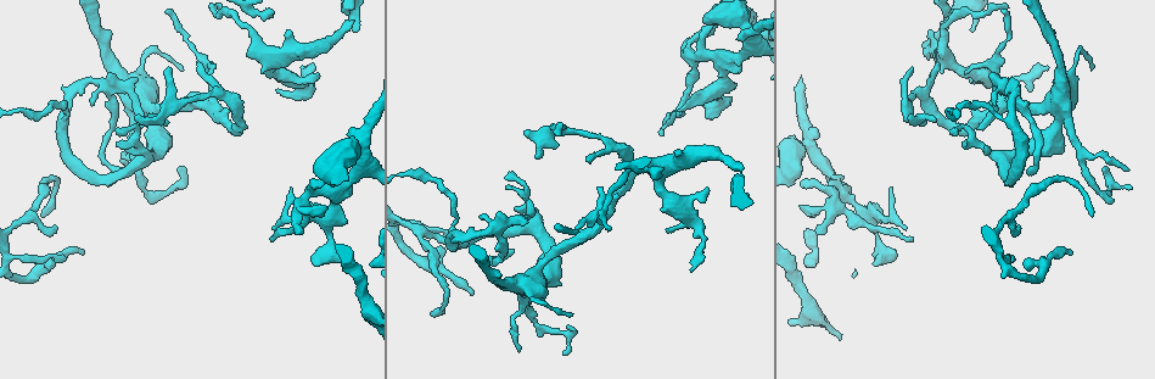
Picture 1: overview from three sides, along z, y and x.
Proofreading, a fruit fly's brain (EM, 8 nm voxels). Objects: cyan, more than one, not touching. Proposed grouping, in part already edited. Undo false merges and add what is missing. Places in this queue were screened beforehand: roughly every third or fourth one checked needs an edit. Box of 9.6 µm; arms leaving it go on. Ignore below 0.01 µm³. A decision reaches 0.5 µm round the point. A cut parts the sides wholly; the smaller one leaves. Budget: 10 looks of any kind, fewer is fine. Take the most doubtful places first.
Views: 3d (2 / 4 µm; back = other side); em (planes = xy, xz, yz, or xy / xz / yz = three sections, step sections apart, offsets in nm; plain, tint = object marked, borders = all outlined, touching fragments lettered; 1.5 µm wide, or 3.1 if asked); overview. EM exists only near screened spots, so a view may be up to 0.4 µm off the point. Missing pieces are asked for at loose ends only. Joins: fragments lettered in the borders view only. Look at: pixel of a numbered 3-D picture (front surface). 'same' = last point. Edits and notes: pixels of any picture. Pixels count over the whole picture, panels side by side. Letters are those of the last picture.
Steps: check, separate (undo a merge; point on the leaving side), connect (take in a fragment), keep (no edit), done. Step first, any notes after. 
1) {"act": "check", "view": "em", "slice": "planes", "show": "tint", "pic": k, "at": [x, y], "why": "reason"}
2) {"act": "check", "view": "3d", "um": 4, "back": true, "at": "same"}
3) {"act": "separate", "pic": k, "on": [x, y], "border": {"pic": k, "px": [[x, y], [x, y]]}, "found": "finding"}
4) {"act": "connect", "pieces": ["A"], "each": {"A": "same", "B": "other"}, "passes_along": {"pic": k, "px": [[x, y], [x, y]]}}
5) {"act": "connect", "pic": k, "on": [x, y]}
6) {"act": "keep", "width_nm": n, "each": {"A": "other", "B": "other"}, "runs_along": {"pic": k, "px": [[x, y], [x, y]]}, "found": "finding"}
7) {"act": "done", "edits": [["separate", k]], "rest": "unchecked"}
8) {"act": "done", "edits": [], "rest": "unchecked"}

{"act": "check", "view": "em", "slice": "planes", "show": "borders", "pic": 1, "at": [324, 205], "why": "an open end"}

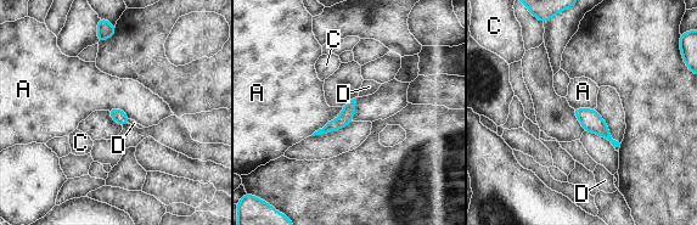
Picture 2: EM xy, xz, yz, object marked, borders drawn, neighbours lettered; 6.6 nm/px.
{"act": "keep", "each": {"A": "other", "C": "other", "D": "other"}, "runs_along": {"pic": 2, "px": [[353, 102], [336, 124], [324, 130]]}, "found": "none of them fits"}

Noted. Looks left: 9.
{"act": "check", "view": "3d", "um": 4, "pic": 1, "at": [964, 72], "why": "thin end"}

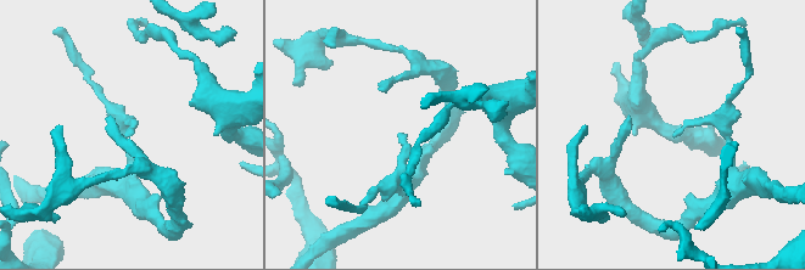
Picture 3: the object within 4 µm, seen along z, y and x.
{"act": "check", "view": "em", "slice": "xz", "step": 8, "show": "borders", "pic": 3, "at": [672, 136]}

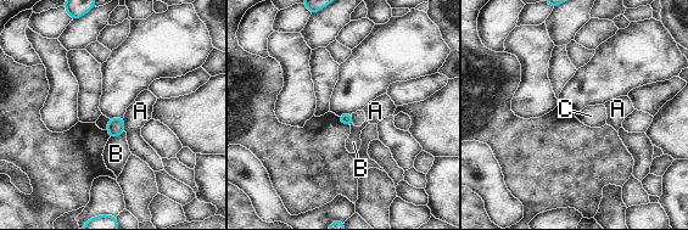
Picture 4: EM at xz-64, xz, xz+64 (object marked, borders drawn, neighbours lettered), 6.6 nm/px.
{"act": "keep", "longest_contact_nm": ["B", 110], "each": {"A": "other", "B": "other", "C": "other"}, "border": {"pic": 4, "px": [[351, 114], [353, 123]]}, "found": "none of them fits"}

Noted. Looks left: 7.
{"act": "check", "view": "em", "slice": "planes", "show": "borders", "pic": 1, "at": [44, 215], "why": "tapers out"}

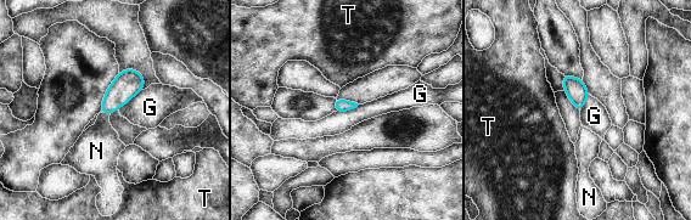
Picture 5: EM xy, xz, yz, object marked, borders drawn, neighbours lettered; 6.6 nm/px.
{"act": "connect", "pieces": ["N"], "each": {"G": "other", "N": "same", "T": "other"}, "passes_along": {"pic": 5, "px": [[127, 84], [106, 112], [97, 148]]}, "found": "the neuron continues"}

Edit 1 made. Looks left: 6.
{"act": "check", "view": "overview", "why": "redraw"}

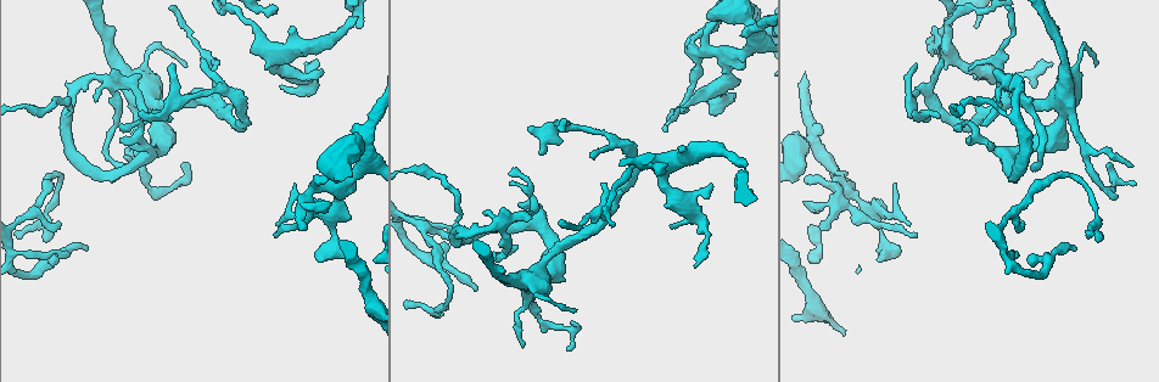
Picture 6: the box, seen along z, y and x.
{"act": "check", "view": "3d", "um": 2, "pic": 6, "at": [59, 224], "why": "thin end"}

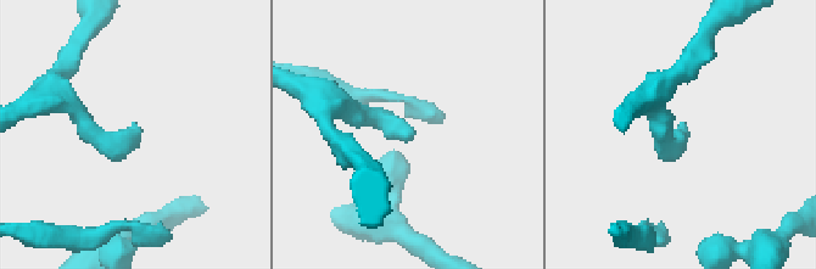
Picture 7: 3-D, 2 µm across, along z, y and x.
{"act": "check", "view": "em", "slice": "xz", "step": 4, "show": "borders", "pic": 7, "at": [413, 136], "why": "shape alone is not enough"}

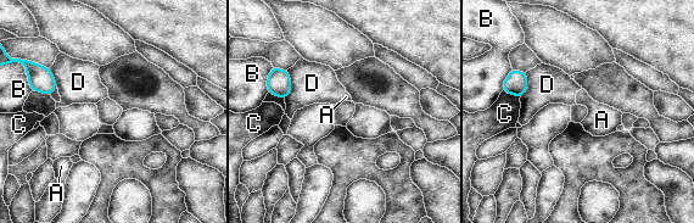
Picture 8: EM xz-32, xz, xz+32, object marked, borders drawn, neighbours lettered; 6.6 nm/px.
{"act": "keep", "longest_contact_nm": ["D", 190], "each": {"A": "other", "B": "other", "C": "other", "D": "other"}, "border": {"pic": 8, "px": [[503, 89], [520, 96]]}, "found": "none of them fits"}

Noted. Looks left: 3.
{"act": "done", "edits": [["connect", 5]], "rest": "unchecked"}

